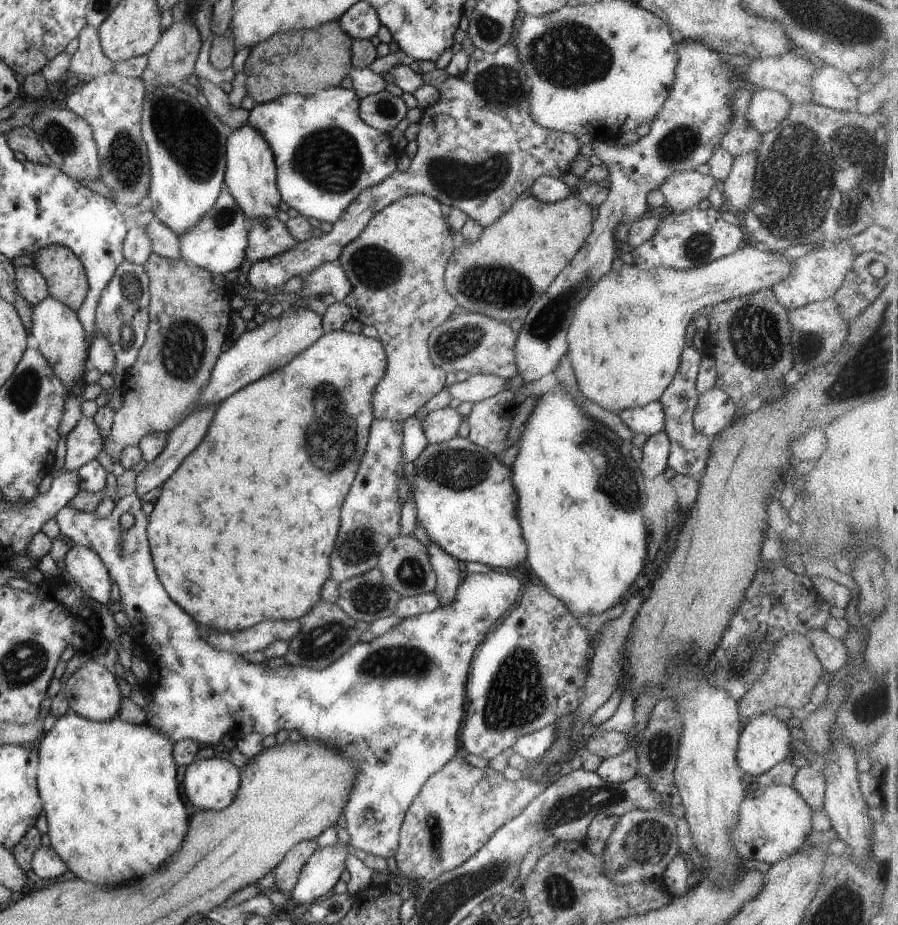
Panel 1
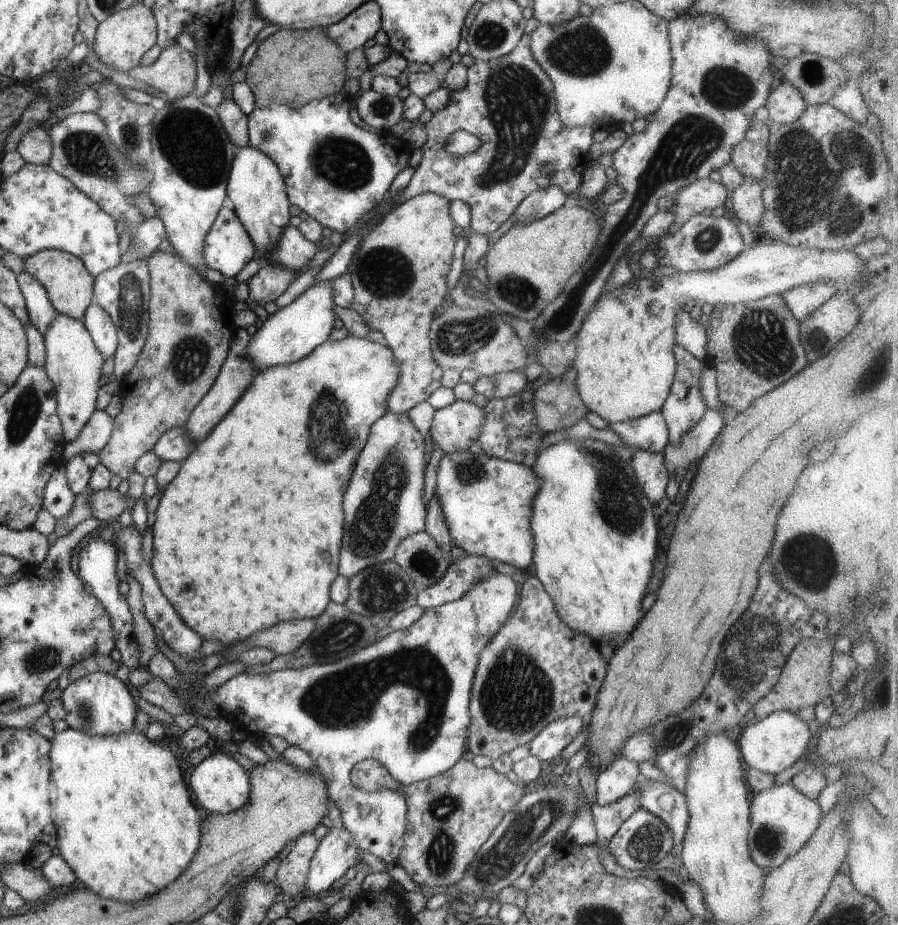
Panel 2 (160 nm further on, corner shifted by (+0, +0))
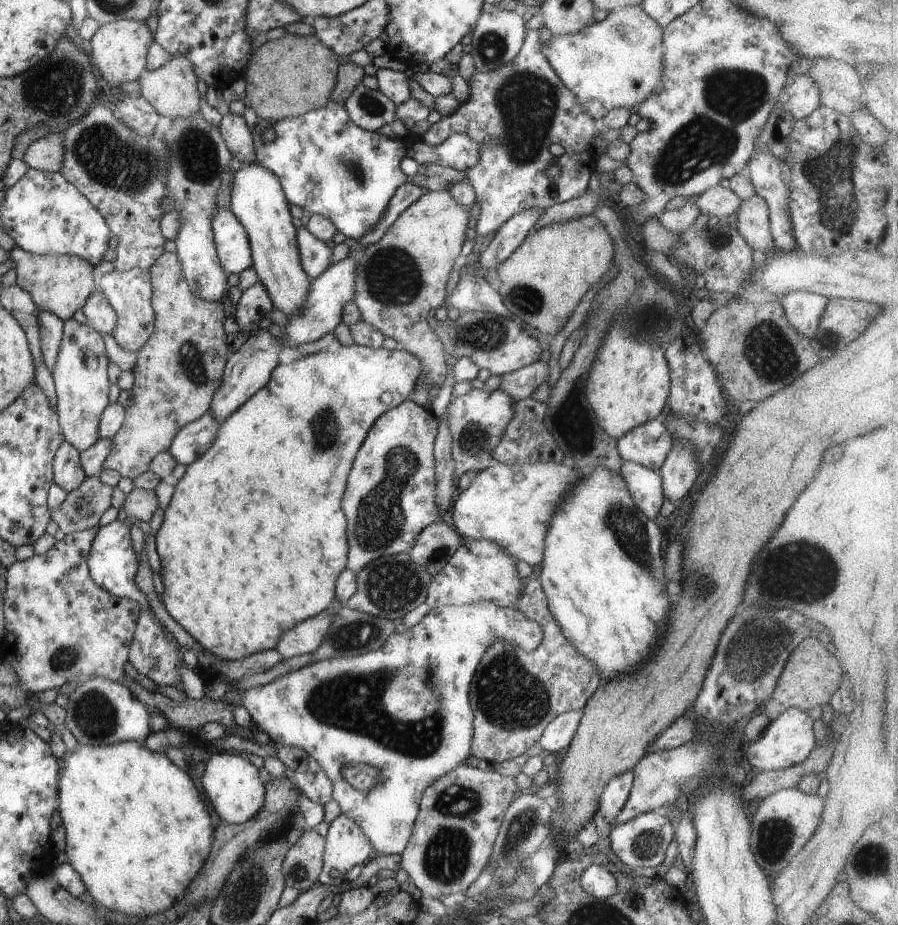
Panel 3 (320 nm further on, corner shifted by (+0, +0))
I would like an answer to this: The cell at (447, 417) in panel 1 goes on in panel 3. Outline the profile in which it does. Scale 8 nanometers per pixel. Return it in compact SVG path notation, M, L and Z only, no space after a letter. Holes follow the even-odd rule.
M470 389L458 397L451 397L446 406L448 429L452 438L452 459L455 480L465 472L477 474L494 462L492 451L501 440L503 431L512 419L512 398L501 389L487 392Z

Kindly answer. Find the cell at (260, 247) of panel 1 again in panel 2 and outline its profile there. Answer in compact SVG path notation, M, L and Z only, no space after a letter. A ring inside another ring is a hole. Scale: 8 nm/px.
M287 224L274 250L267 258L270 262L297 273L306 266L318 250L315 243L307 240L297 227Z

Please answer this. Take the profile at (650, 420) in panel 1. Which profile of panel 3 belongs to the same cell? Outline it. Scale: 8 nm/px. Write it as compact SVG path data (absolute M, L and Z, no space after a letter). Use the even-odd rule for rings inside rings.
M653 419L623 433L616 449L624 461L631 461L657 471L672 447L673 438L666 426Z

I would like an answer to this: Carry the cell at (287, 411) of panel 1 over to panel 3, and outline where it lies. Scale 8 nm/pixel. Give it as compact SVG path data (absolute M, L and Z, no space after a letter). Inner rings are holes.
M355 343L351 346L341 345L335 352L323 350L287 364L279 363L271 371L267 384L243 401L238 409L221 422L211 446L199 458L188 464L183 476L173 482L173 493L164 510L163 523L153 534L156 553L160 560L160 580L164 586L162 603L170 617L187 631L203 650L223 660L237 660L253 653L274 649L278 638L286 630L329 608L329 604L334 600L337 577L346 568L347 562L345 516L339 506L345 488L345 476L349 474L355 453L370 425L381 414L408 398L418 382L421 371L418 358L403 348L372 349Z

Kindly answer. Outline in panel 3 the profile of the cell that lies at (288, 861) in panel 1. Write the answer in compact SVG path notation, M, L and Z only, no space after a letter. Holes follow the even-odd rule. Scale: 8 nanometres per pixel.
M315 828L307 829L287 850L281 863L284 883L302 893L317 885L317 877L322 867L324 836Z

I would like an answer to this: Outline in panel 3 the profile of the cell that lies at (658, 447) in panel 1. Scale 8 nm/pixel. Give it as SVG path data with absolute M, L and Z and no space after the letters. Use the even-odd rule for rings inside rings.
M624 461L618 474L624 480L625 488L637 510L653 521L664 500L662 480L658 471L631 461Z

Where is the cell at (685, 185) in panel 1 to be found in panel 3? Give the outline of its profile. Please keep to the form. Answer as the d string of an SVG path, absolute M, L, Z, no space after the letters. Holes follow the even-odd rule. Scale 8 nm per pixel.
M719 184L703 191L693 200L702 214L716 216L718 219L725 217L730 220L733 220L742 201L733 194L731 189L721 187Z

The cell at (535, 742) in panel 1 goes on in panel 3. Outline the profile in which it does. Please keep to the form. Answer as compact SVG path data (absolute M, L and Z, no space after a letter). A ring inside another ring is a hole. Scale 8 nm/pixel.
M582 709L576 711L565 711L551 720L543 729L538 744L543 753L556 753L561 748L567 748L569 741L573 738L578 727Z

